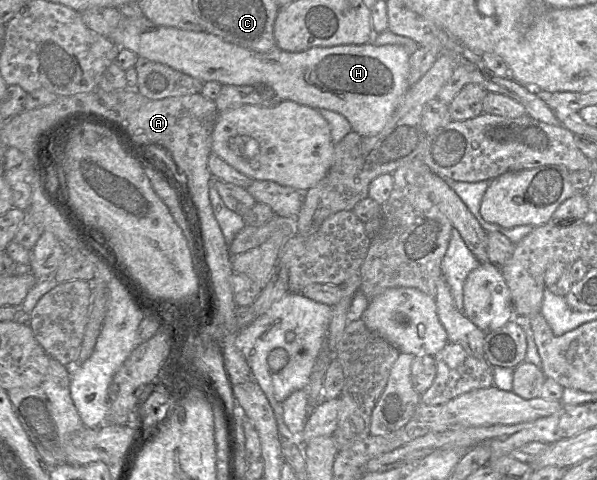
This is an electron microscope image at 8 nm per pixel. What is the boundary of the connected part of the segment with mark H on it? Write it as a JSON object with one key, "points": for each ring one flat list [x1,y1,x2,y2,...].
{"points":[[144,16,137,19,124,17,110,34,110,40,119,48,134,52,138,57,164,64,204,83,216,81,222,85,267,85,282,100,290,100,317,110,327,109,343,115,350,122,353,131,362,136,374,136,382,131,410,87,408,72,411,53,400,45,376,46,373,43,366,43,315,47,303,52,286,52,276,48,267,53,259,53,225,42,205,31,193,32,157,26]]}

